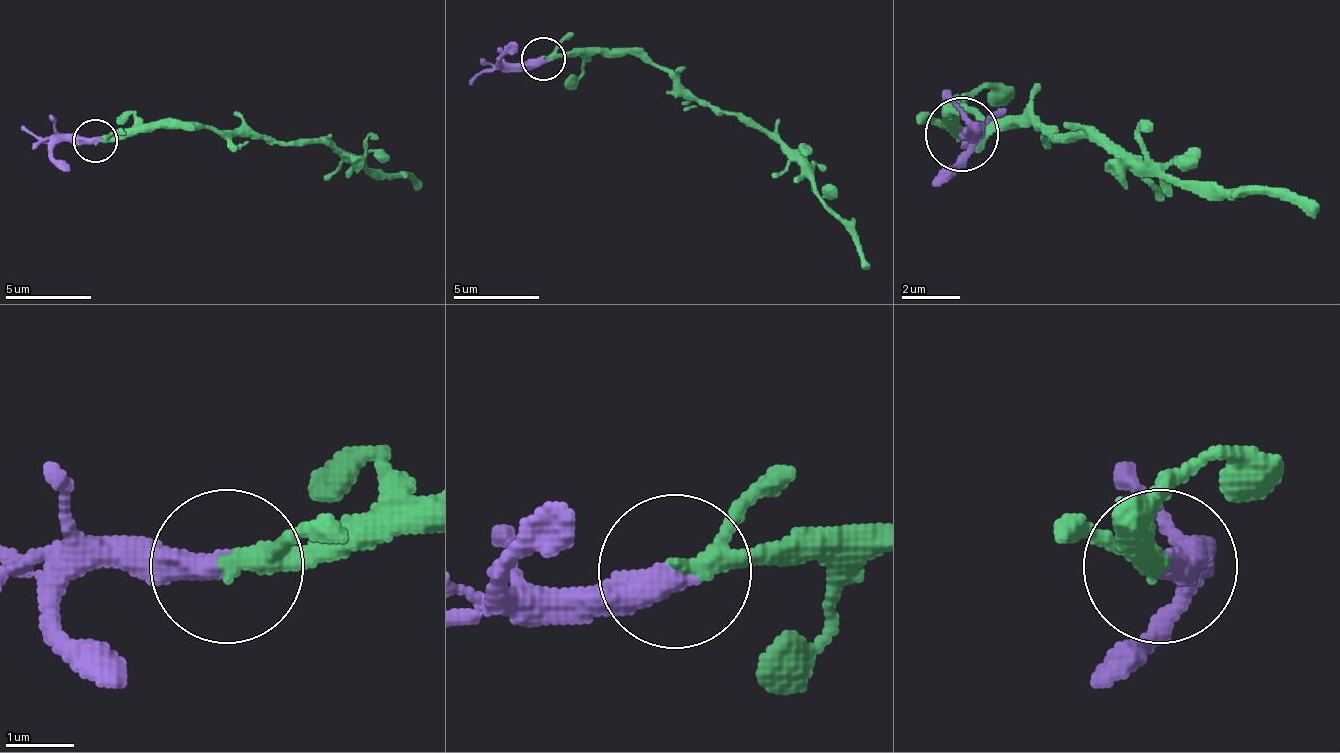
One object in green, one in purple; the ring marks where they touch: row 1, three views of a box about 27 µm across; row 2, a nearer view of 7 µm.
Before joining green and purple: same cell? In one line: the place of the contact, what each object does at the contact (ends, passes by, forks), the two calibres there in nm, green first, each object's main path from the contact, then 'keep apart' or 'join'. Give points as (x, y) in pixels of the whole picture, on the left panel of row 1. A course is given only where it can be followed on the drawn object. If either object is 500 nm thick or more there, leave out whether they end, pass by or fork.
place (95, 141); green passes by; purple ends; calibres 240 and 420 nm; course green (96, 140), (200, 127), (304, 144), (334, 144), (364, 170), (420, 183); course purple (96, 140), (36, 140), (23, 127); join

